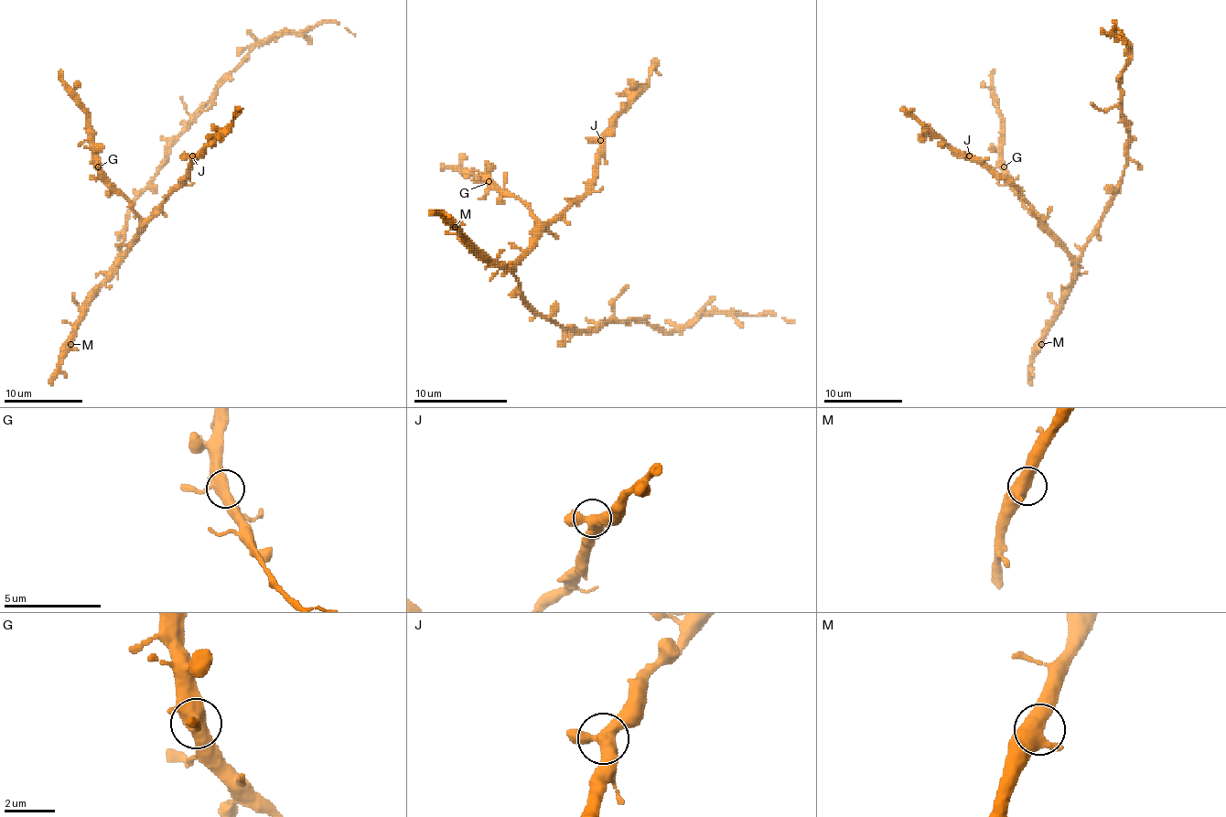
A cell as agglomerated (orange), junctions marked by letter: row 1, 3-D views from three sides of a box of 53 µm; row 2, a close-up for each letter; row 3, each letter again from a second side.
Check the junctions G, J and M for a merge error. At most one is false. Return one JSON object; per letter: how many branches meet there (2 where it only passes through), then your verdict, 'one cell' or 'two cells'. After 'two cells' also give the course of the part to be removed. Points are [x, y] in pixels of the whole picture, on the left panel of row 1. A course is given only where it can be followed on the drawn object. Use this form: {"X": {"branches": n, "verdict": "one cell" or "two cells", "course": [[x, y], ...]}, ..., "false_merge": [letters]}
{"G": {"branches": 3, "verdict": "one cell"}, "J": {"branches": 3, "verdict": "one cell"}, "M": {"branches": 3, "verdict": "one cell"}, "false_merge": []}

